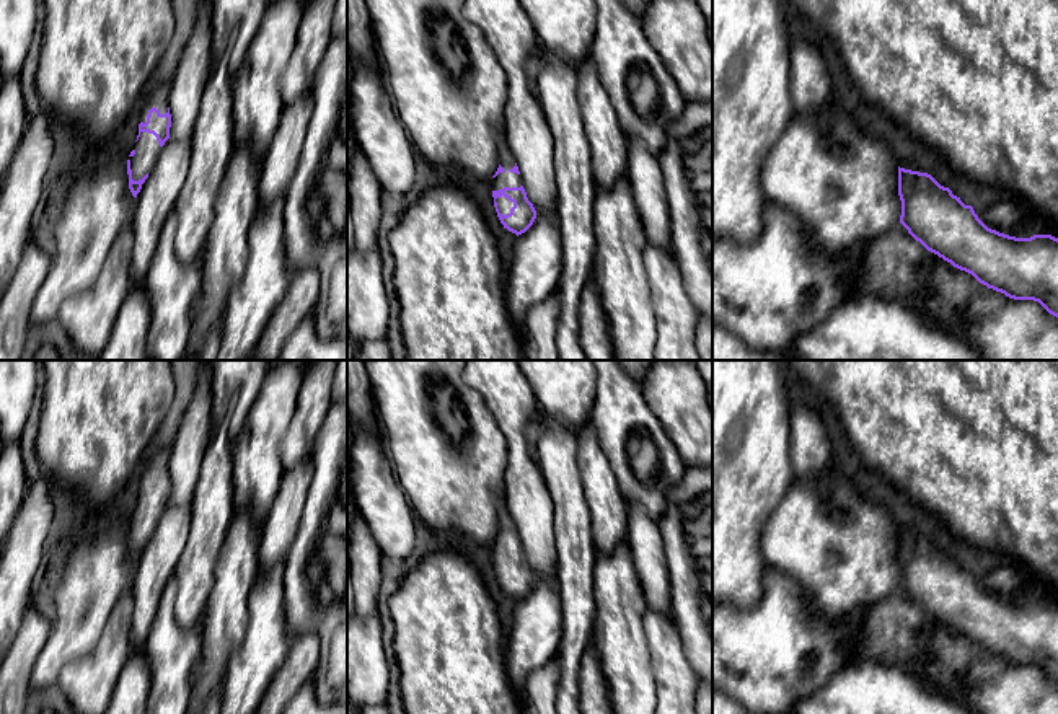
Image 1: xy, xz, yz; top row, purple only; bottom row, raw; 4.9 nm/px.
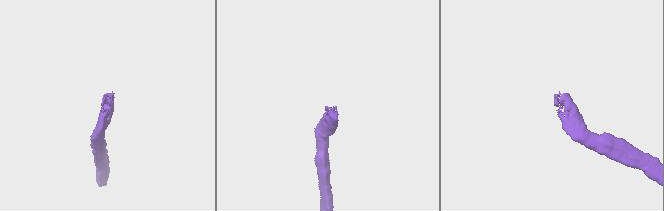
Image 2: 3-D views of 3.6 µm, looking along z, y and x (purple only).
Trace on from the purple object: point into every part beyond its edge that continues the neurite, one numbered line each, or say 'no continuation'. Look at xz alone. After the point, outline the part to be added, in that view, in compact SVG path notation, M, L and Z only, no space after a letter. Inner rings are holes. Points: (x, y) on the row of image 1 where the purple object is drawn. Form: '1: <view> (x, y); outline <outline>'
1: xz (504, 206); outline M497 197L496 199L496 202L497 202L497 209L499 209L499 212L502 214L502 215L507 215L507 214L510 214L510 209L514 207L514 202L510 202L507 197Z

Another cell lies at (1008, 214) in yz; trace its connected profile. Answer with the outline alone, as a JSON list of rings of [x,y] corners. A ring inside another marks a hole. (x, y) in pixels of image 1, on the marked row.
[[[998,192],[998,199],[986,209],[981,222],[1009,236],[1048,235],[1043,220],[1021,199]]]

